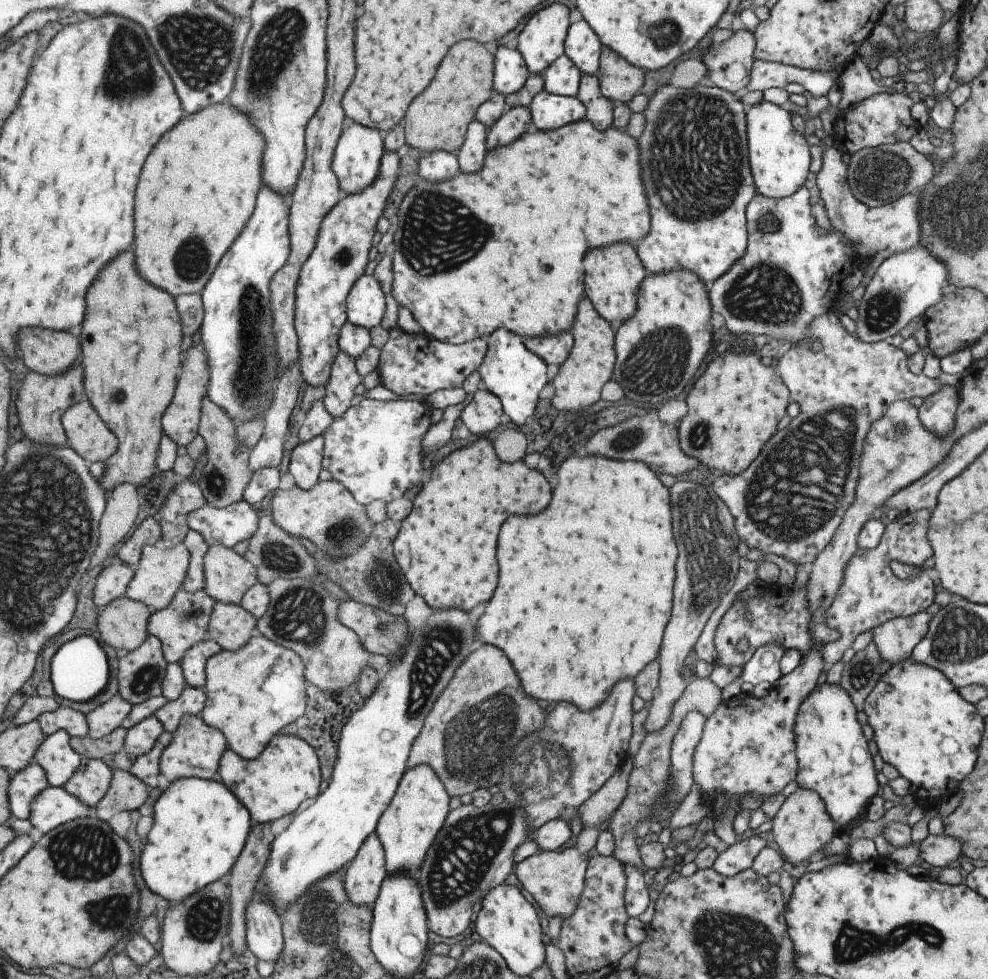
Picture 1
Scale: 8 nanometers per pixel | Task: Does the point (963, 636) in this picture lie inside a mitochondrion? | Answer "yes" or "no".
yes

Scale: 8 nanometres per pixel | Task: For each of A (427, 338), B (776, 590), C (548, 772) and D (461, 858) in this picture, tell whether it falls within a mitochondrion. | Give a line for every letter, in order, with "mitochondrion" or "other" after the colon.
A: other
B: other
C: mitochondrion
D: mitochondrion

